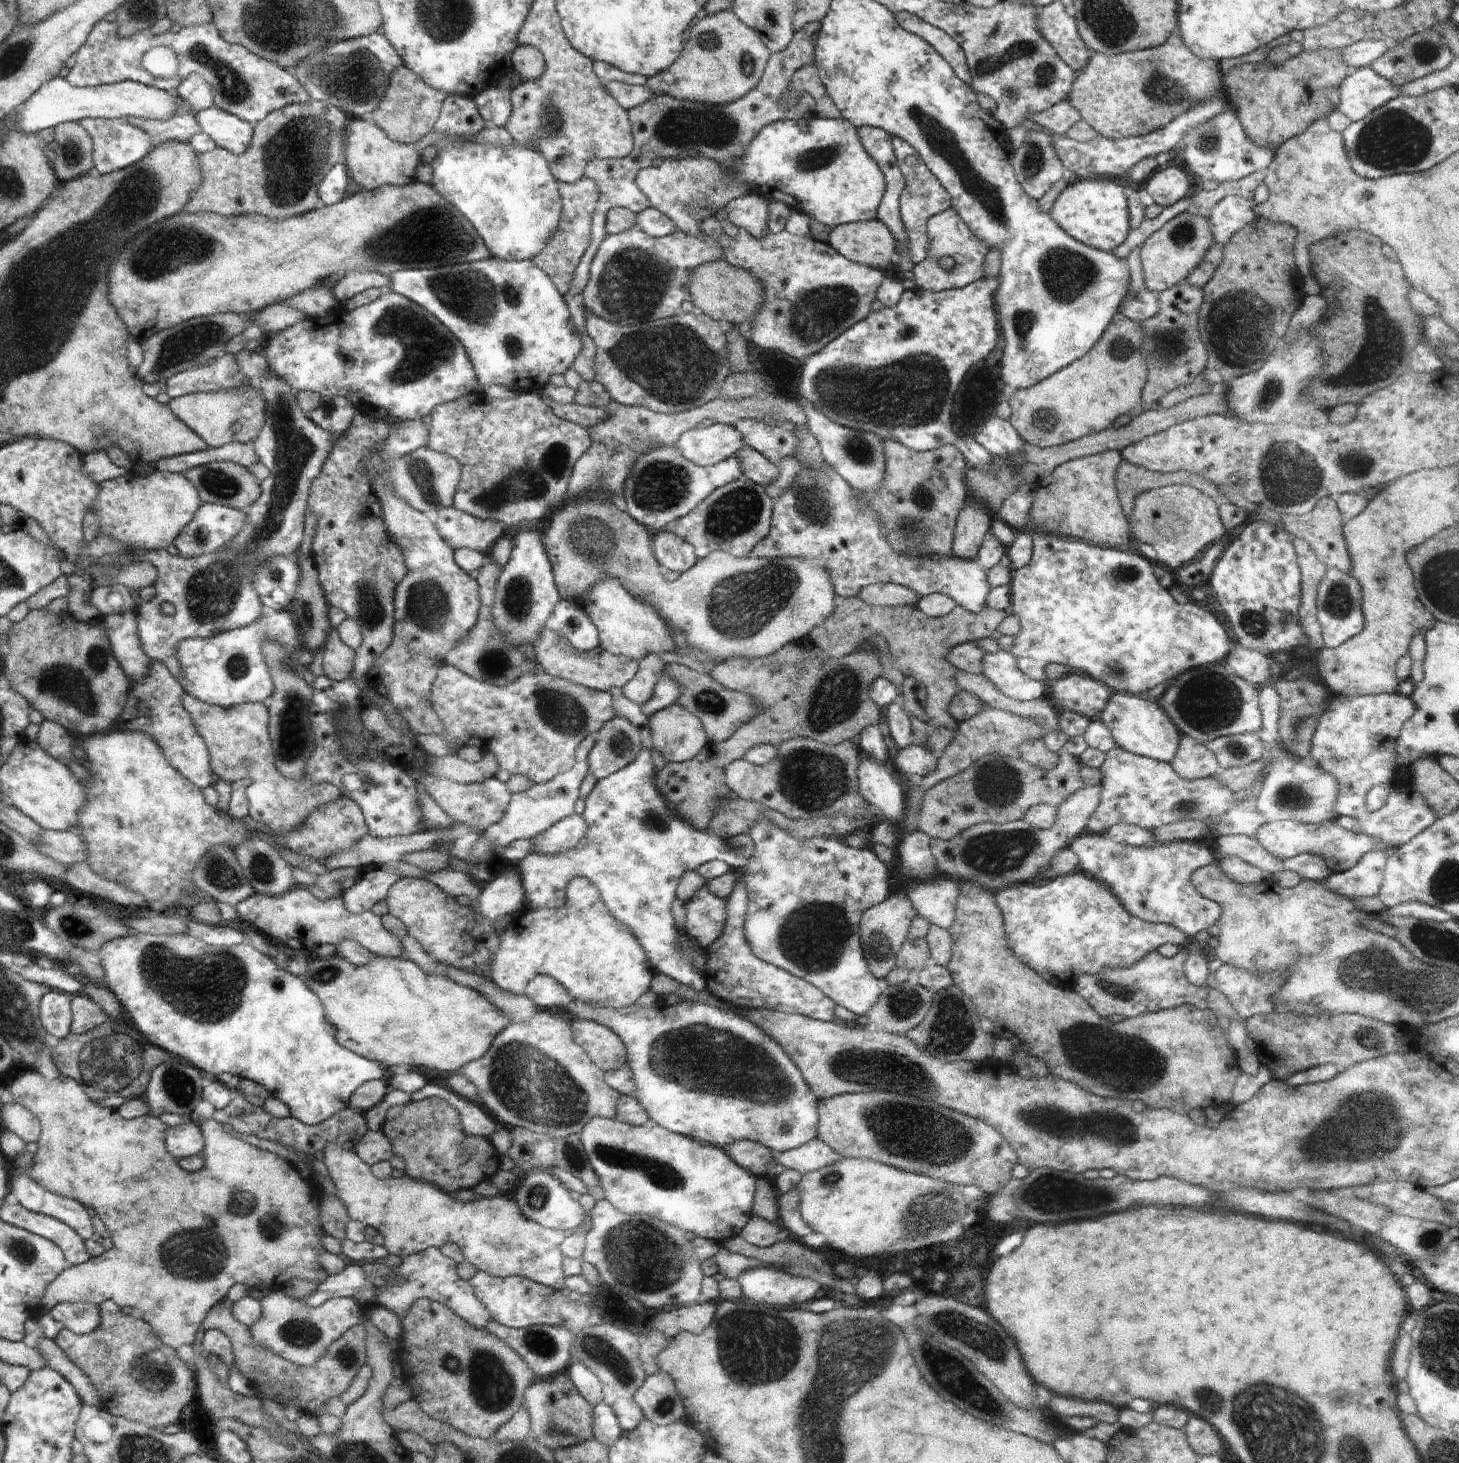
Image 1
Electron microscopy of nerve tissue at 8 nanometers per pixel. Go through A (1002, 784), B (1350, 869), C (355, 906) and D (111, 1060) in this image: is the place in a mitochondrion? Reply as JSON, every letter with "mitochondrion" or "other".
{"A":"mitochondrion","B":"other","C":"other","D":"mitochondrion"}

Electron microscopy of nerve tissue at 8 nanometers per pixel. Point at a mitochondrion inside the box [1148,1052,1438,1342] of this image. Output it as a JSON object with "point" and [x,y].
{"point":[1354,1131]}

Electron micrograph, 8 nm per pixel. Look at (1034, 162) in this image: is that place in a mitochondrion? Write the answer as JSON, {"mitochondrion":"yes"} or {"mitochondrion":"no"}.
{"mitochondrion":"yes"}

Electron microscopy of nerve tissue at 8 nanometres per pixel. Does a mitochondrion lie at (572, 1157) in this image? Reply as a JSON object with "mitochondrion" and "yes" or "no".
{"mitochondrion":"yes"}

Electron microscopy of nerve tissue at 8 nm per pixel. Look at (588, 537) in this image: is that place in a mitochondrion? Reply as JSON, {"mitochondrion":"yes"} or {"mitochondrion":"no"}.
{"mitochondrion":"yes"}

